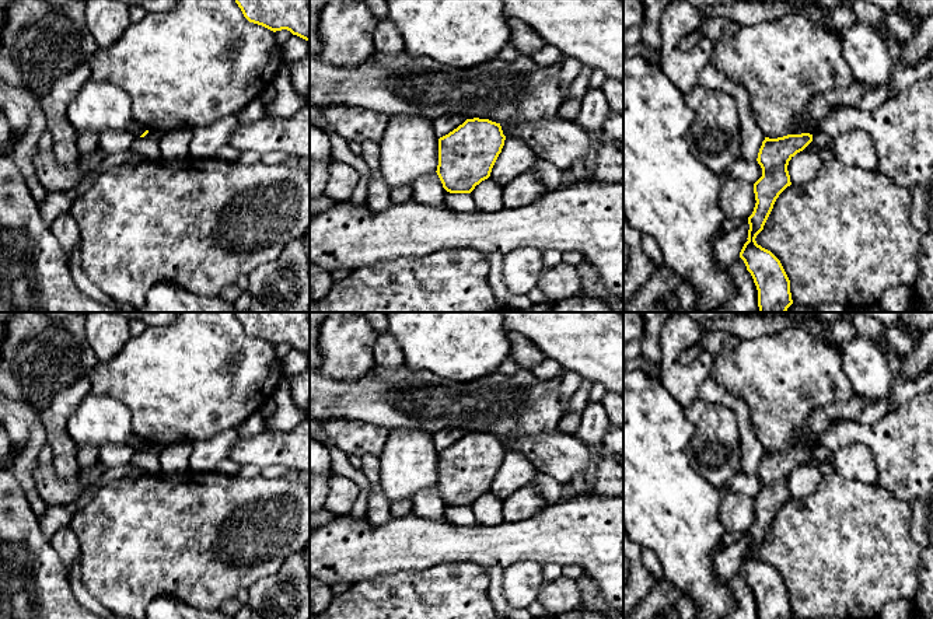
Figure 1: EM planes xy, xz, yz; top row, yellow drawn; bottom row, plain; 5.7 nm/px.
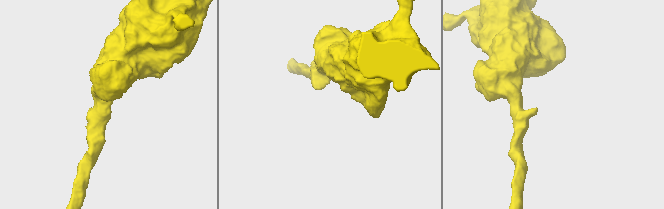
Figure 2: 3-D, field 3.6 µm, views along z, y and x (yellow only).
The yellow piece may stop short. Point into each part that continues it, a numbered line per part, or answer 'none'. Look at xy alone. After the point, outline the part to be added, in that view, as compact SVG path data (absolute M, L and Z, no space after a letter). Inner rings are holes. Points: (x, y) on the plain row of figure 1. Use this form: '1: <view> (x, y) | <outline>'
none

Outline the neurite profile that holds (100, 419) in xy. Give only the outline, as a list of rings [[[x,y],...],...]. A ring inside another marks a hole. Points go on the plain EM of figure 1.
[[[88,394],[67,422],[76,447],[126,444],[133,433],[129,408],[111,396]]]

